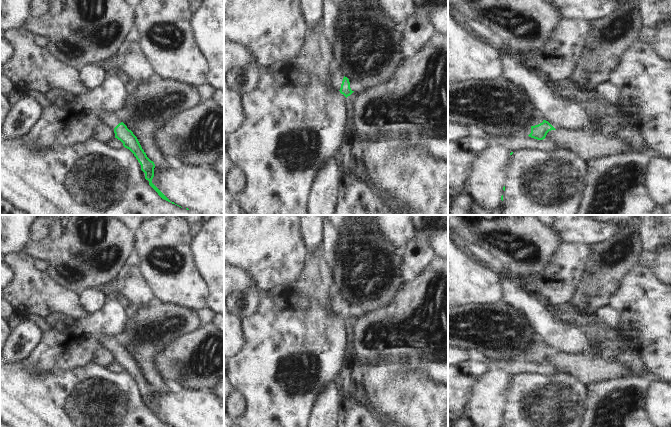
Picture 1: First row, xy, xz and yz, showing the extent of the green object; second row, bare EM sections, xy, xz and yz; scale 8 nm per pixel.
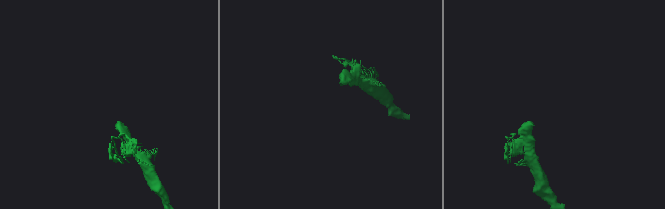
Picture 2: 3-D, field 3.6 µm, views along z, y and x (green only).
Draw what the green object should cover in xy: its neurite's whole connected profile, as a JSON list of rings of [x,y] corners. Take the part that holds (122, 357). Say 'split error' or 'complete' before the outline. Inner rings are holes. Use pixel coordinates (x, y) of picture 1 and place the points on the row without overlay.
split error | [[[105,337],[102,339],[104,348],[114,353],[115,362],[123,367],[123,370],[129,373],[141,389],[141,394],[145,397],[145,403],[149,405],[149,409],[158,417],[158,419],[171,426],[153,407],[155,388],[151,385],[142,373],[137,361],[131,354],[120,344],[116,337]]]

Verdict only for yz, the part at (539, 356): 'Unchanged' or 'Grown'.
Grown

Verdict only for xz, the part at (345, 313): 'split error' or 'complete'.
split error

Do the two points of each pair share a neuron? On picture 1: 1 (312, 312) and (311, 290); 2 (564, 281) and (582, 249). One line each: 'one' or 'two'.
1: two
2: one

